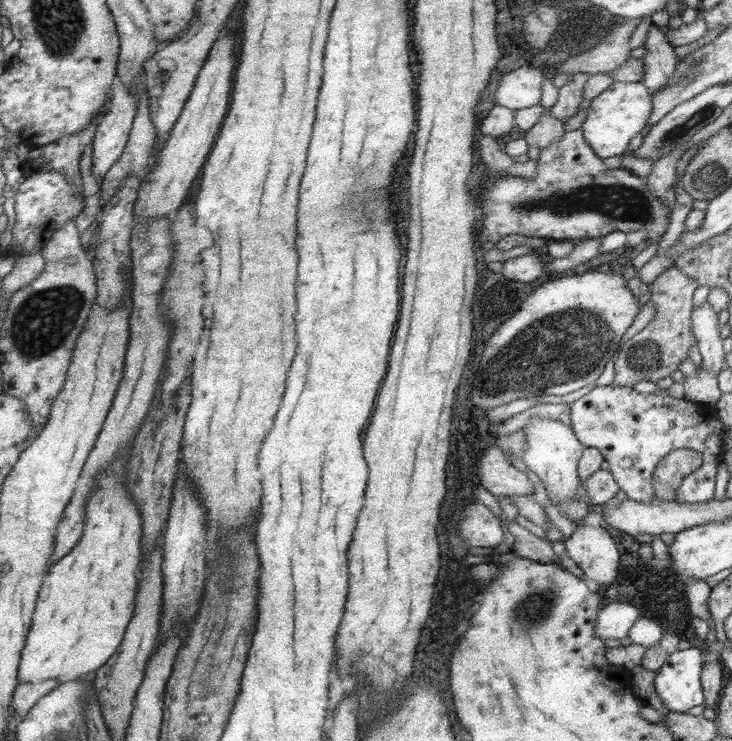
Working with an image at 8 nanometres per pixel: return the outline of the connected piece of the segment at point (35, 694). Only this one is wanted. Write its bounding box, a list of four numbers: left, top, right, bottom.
[12,678,61,720]

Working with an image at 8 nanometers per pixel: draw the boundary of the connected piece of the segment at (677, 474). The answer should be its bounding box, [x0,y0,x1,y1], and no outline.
[652,449,703,501]

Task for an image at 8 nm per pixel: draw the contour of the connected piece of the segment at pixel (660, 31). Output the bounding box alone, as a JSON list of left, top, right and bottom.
[641,22,679,92]

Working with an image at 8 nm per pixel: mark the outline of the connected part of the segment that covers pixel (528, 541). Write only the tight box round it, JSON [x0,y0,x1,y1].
[505,520,560,565]

